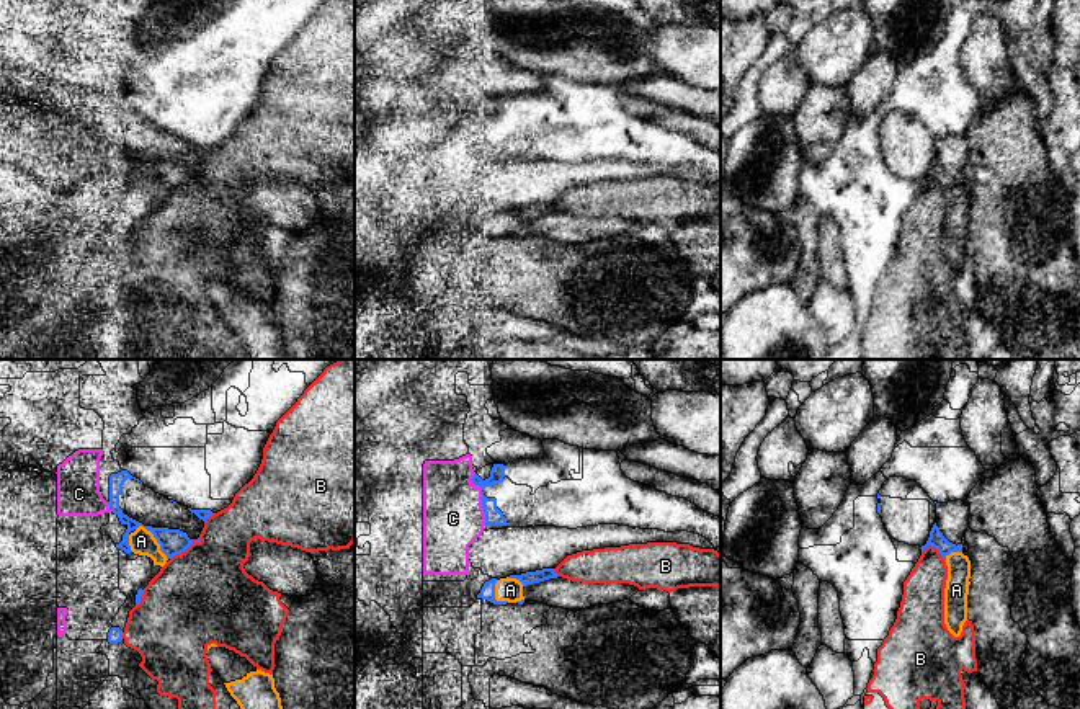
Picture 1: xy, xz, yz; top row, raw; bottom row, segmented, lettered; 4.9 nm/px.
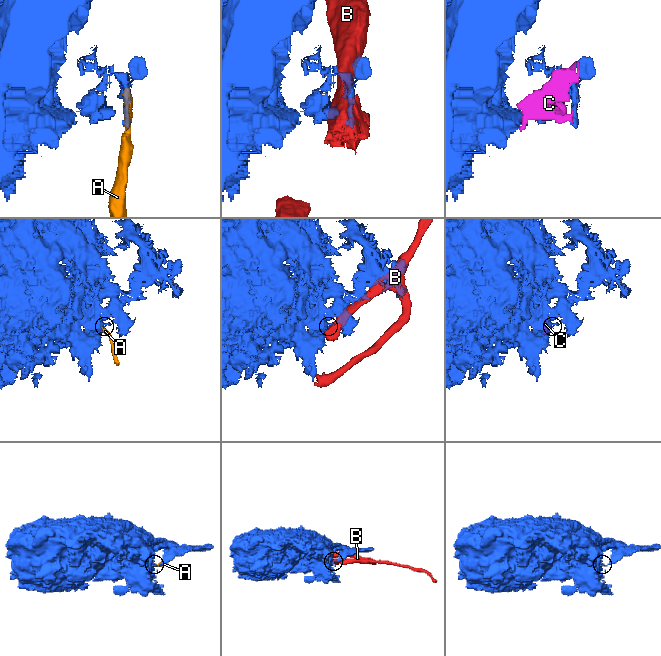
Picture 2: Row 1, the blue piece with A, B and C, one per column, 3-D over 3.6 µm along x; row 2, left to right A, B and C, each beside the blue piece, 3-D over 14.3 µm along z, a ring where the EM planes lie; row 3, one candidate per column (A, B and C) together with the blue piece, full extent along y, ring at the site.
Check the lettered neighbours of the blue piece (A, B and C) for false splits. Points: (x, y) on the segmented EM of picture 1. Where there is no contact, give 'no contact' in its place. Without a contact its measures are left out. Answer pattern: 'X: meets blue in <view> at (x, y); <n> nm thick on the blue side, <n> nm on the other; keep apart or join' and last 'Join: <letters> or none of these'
A: meets blue in xy at (157, 541); 130 nm thick on the blue side, 120 nm on the other; keep apart
B: meets blue in xy at (185, 549); 130 nm thick on the blue side, 480 nm on the other; keep apart
C: meets blue in xz at (482, 507); 90 nm thick on the blue side, 300 nm on the other; keep apart
Join: none of these

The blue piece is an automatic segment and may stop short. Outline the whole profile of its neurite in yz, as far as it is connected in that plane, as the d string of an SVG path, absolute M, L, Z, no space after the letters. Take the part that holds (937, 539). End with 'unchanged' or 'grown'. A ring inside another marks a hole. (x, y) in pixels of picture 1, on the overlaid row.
M936 523L933 524L931 531L930 531L930 537L926 541L925 546L922 546L922 552L928 547L928 546L933 546L935 549L939 551L939 554L943 555L944 562L946 562L946 557L951 554L951 552L962 552L962 544L953 544L949 542L943 533L939 531L939 528L936 526Z; unchanged

